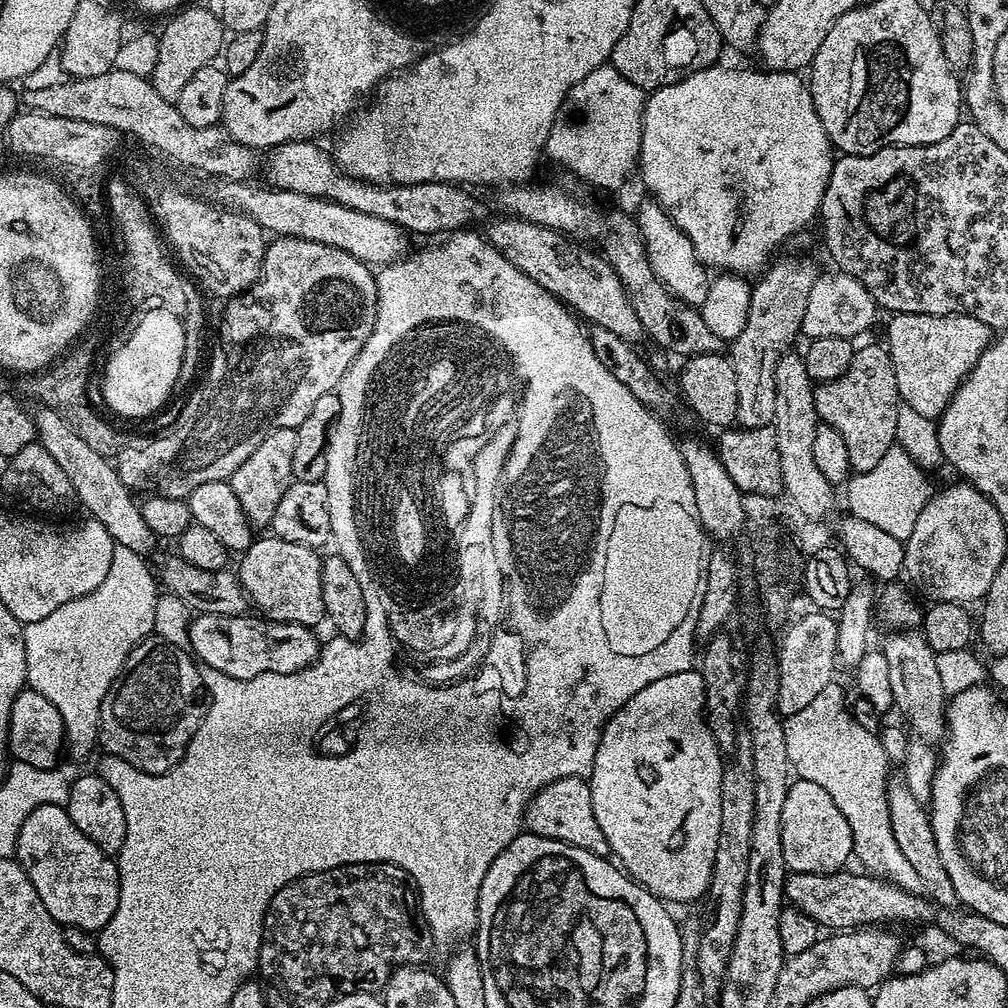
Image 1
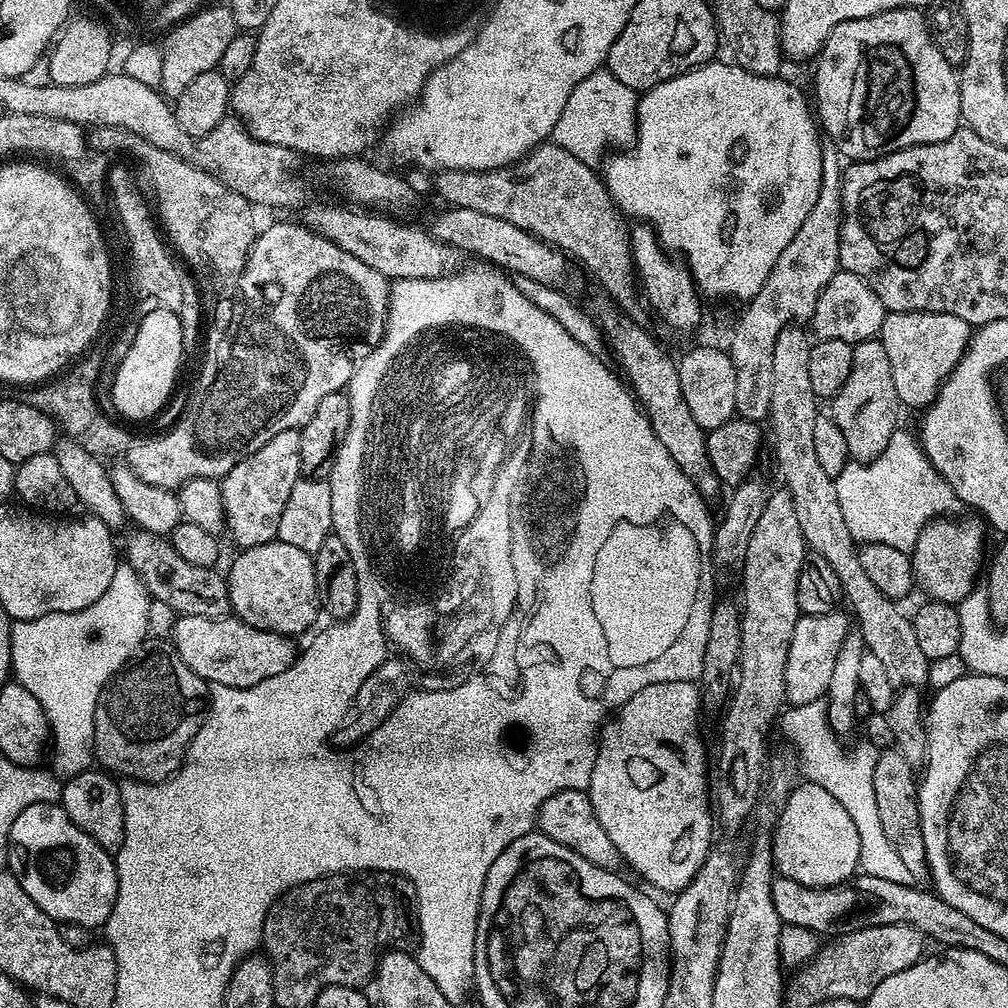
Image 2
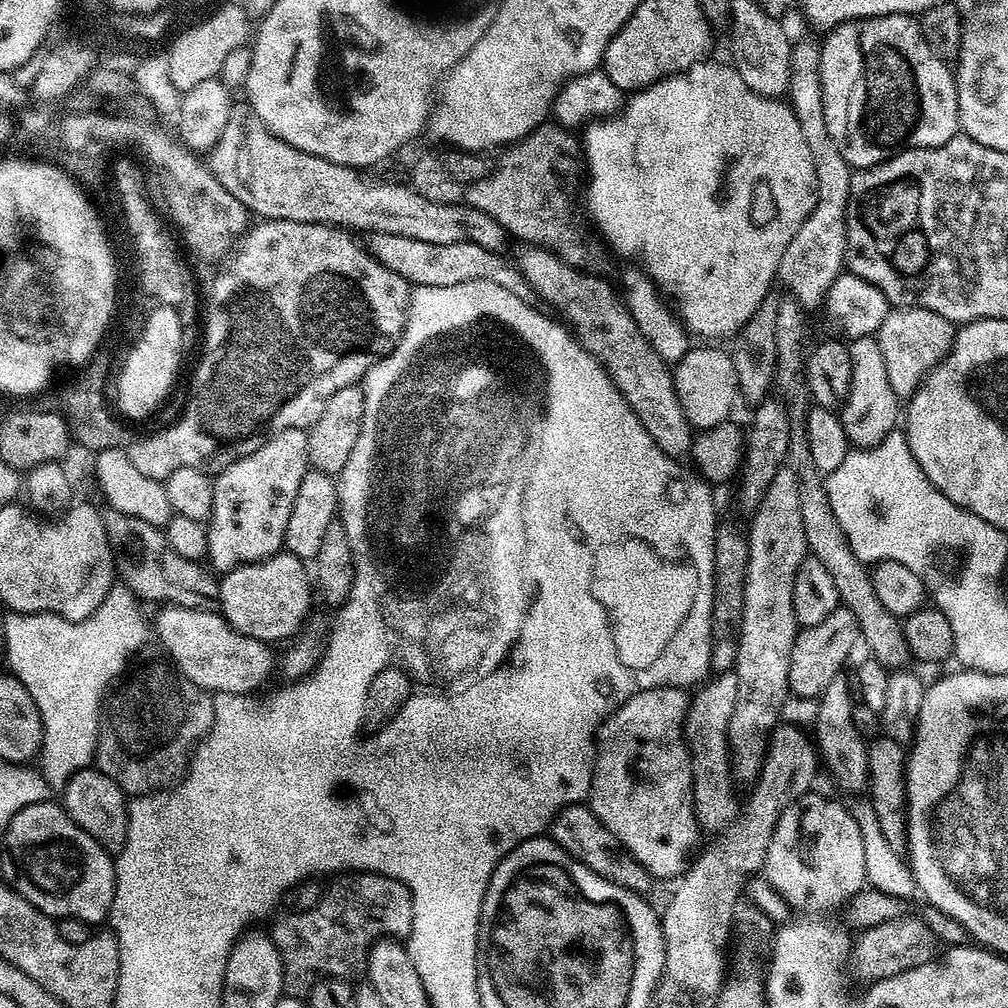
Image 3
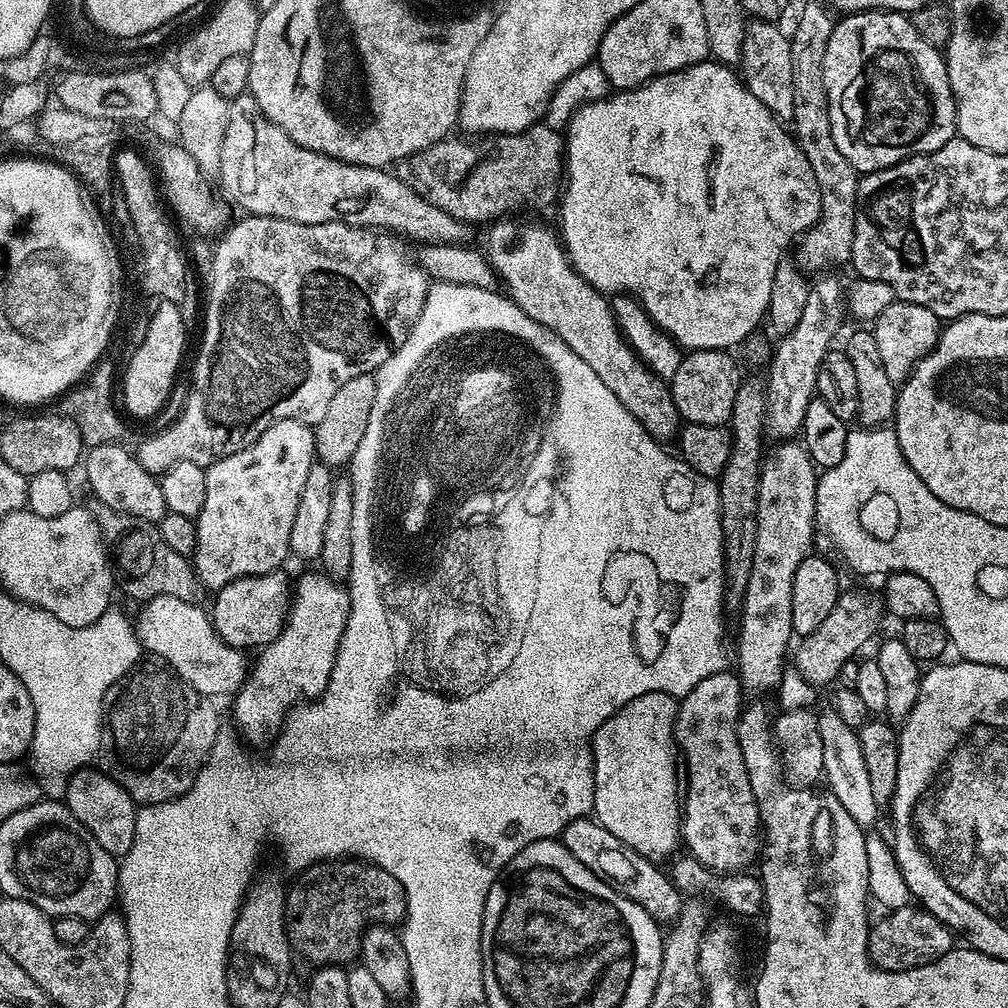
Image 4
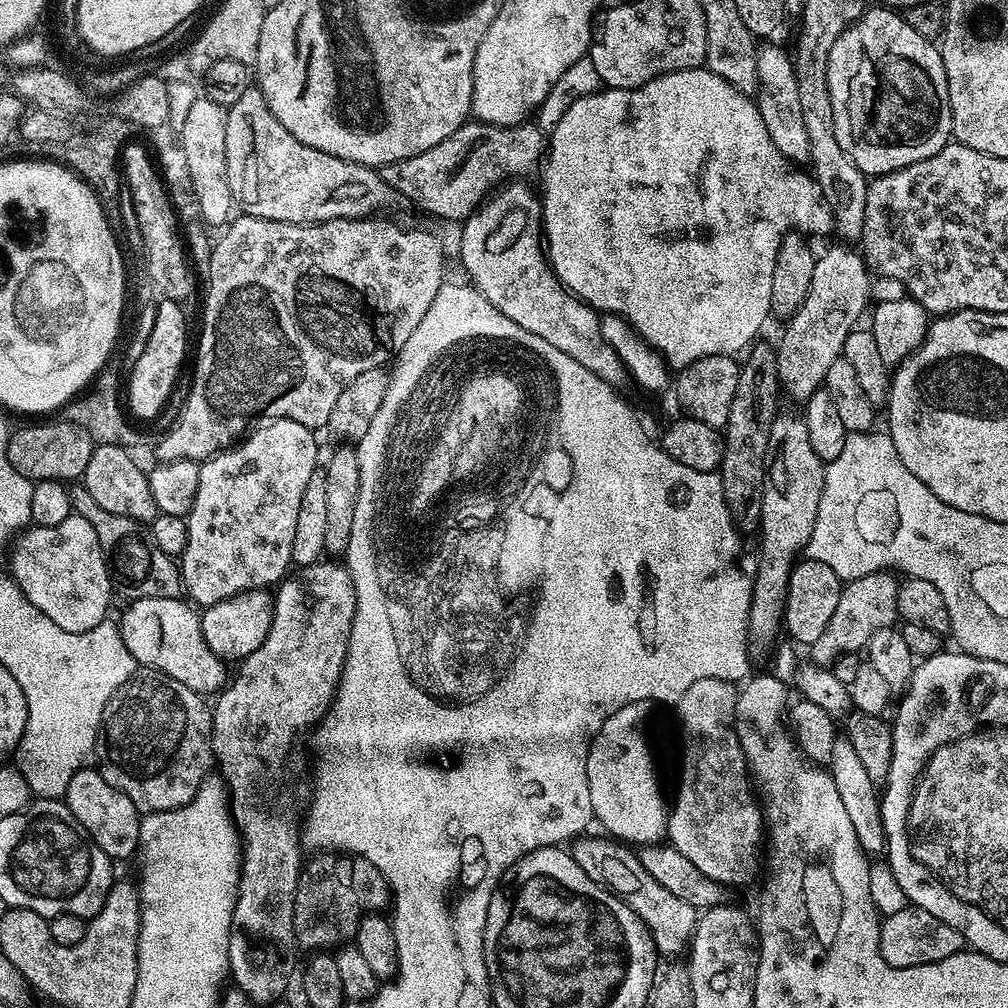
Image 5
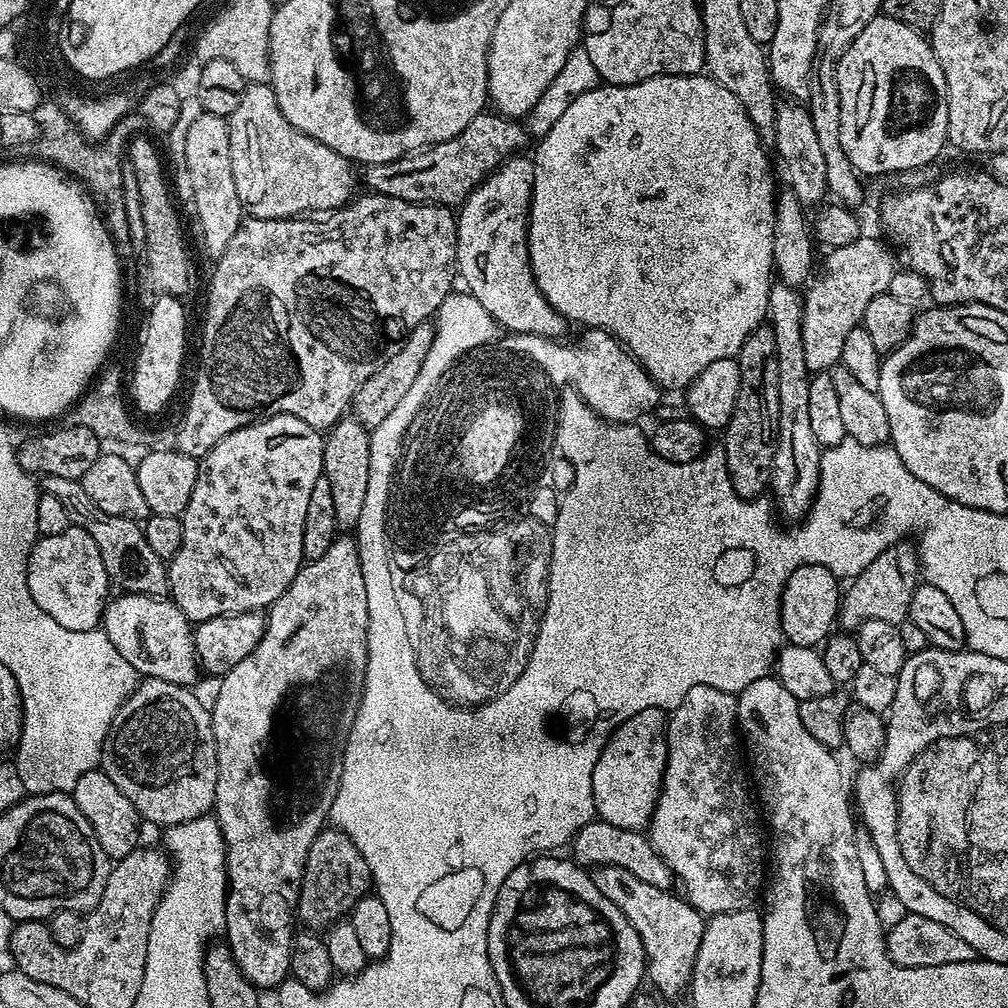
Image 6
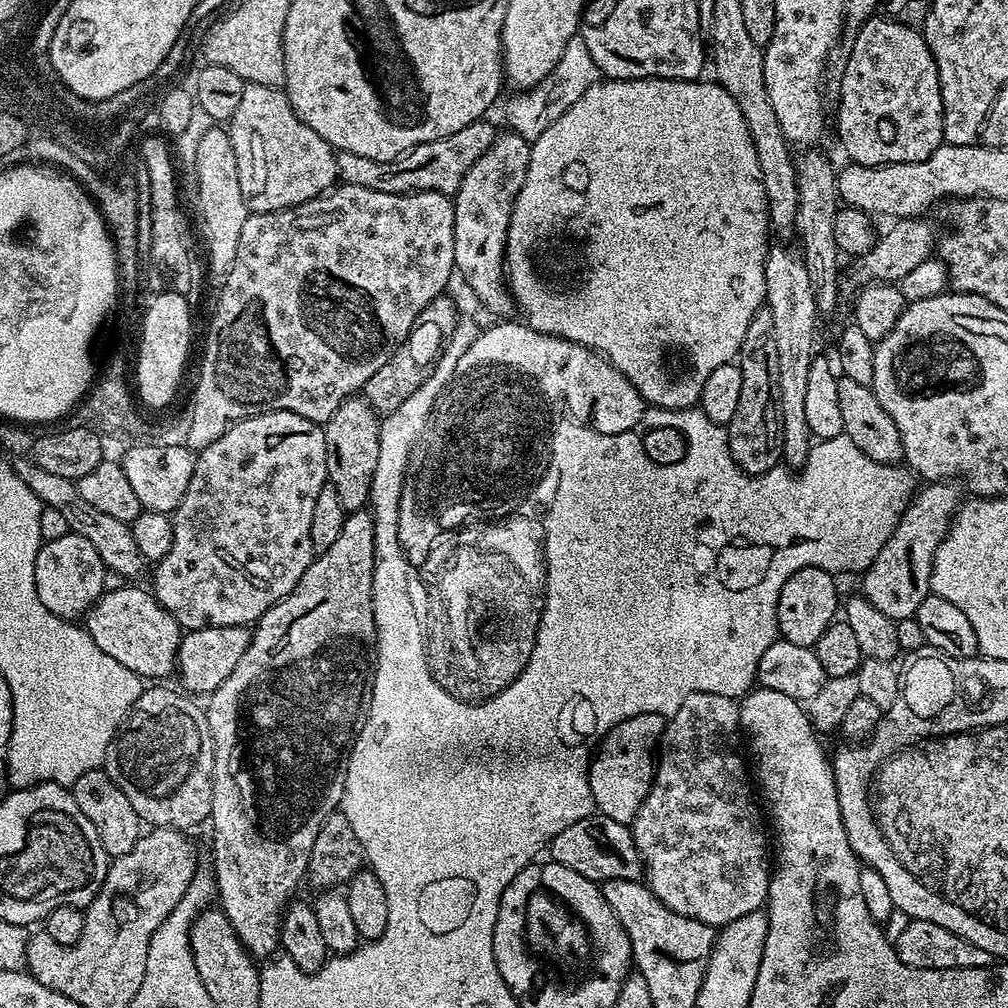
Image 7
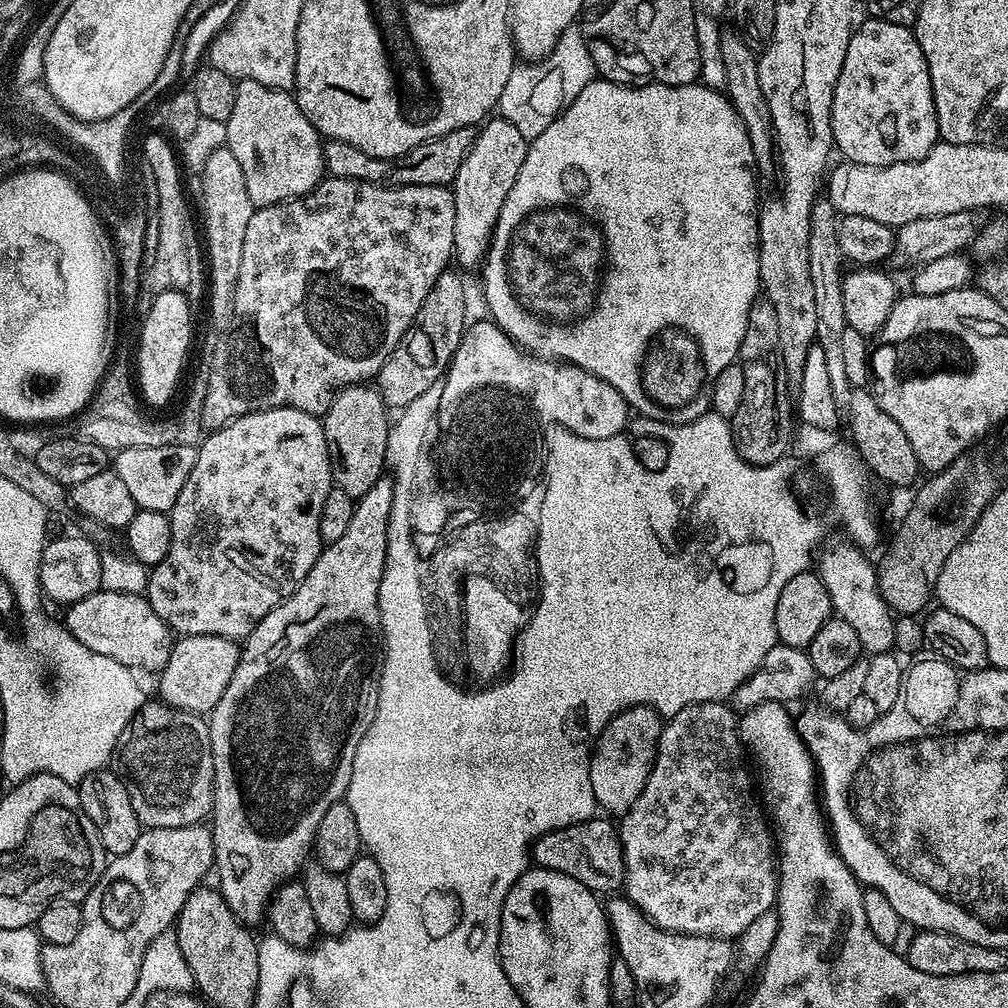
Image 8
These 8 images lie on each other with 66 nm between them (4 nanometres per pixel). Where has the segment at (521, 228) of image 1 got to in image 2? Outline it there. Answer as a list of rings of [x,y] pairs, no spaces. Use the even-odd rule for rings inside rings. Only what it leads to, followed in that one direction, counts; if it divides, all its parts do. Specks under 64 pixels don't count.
[[[451,206],[443,209],[432,220],[430,231],[442,244],[448,244],[461,253],[473,252],[481,256],[481,261],[511,274],[513,277],[525,276],[534,282],[543,284],[559,285],[560,279],[567,270],[569,261],[564,253],[553,248],[544,240],[532,236],[529,232],[518,230],[514,222],[506,222],[502,218],[493,218],[490,214],[481,214],[478,210],[469,208],[453,208]]]

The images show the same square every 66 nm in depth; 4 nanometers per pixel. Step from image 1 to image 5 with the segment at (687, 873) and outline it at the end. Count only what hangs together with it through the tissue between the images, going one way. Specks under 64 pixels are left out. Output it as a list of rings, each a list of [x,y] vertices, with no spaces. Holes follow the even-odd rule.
[[[650,700],[622,706],[622,710],[606,718],[588,751],[590,802],[595,823],[600,823],[609,837],[632,846],[659,844],[668,831],[670,804],[667,799],[664,801],[660,789],[660,768],[652,749],[652,708]]]

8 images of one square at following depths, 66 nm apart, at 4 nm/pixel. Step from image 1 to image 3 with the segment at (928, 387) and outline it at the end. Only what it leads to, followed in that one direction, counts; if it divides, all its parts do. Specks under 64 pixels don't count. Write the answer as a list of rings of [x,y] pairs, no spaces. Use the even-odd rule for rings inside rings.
[[[896,308],[889,311],[888,317],[882,322],[875,337],[882,346],[882,358],[886,361],[886,375],[890,378],[890,386],[894,389],[894,394],[898,394],[901,398],[910,398],[915,394],[916,387],[924,381],[928,371],[952,348],[952,340],[956,337],[956,328],[952,321],[925,308]]]

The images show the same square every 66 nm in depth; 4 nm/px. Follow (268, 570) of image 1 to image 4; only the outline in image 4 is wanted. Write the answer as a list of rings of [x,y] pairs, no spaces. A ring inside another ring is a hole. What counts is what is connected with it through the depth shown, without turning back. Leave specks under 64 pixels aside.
[[[277,570],[261,576],[243,576],[215,593],[216,601],[210,607],[212,624],[216,633],[230,646],[241,650],[260,650],[278,638],[290,607],[290,580],[288,584],[282,573]]]

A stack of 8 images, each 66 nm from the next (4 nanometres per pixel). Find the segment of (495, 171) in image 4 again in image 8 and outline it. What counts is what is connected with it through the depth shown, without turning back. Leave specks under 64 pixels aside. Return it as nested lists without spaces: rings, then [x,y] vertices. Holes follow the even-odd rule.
[[[459,128],[450,130],[450,134],[442,134],[433,140],[414,146],[405,156],[397,156],[395,160],[374,158],[374,154],[366,154],[366,150],[358,150],[358,146],[350,146],[350,142],[328,140],[324,144],[324,170],[331,178],[350,178],[358,182],[385,184],[394,188],[402,186],[448,186],[458,174],[458,166],[466,158],[470,146],[476,140],[477,129]]]

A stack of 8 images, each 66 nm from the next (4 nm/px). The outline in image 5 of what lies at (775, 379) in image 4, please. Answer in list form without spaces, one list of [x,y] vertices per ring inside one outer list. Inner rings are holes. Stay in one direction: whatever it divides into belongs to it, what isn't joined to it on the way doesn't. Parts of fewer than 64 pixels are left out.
[[[855,247],[830,248],[823,255],[816,256],[814,278],[810,282],[810,294],[806,294],[806,302],[787,321],[788,329],[778,343],[776,354],[776,378],[781,389],[784,388],[797,402],[809,400],[823,385],[826,370],[835,360],[841,359],[846,338],[852,329],[861,323],[860,315],[870,304],[870,293],[873,291],[873,281],[868,280],[870,269],[864,262],[864,257]]]

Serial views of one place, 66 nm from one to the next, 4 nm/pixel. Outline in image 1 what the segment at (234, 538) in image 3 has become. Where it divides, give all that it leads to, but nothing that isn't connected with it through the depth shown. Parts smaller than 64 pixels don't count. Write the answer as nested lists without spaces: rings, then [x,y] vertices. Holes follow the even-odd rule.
[[[273,428],[272,432],[238,470],[230,477],[232,490],[248,520],[257,529],[267,529],[274,518],[274,510],[278,510],[278,502],[282,502],[282,494],[294,482],[292,467],[294,466],[295,428]]]

